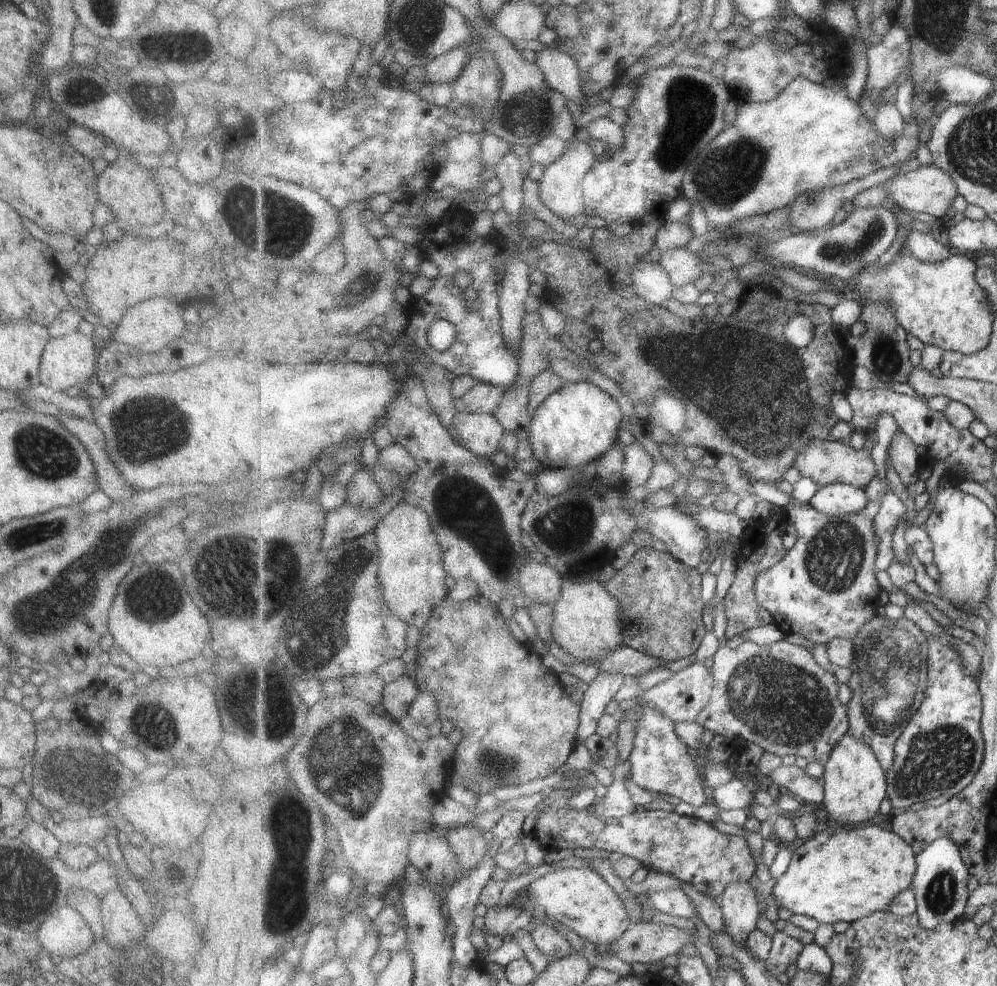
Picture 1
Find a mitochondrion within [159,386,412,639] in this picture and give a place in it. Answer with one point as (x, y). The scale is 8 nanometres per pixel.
(218, 570)

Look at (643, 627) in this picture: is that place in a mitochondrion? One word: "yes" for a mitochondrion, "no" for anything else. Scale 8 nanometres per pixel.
yes

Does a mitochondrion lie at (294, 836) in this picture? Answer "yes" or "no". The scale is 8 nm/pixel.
yes

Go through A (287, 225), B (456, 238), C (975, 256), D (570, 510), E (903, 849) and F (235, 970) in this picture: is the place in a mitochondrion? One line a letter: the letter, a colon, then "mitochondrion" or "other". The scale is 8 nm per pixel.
A: mitochondrion
B: other
C: other
D: mitochondrion
E: other
F: other

